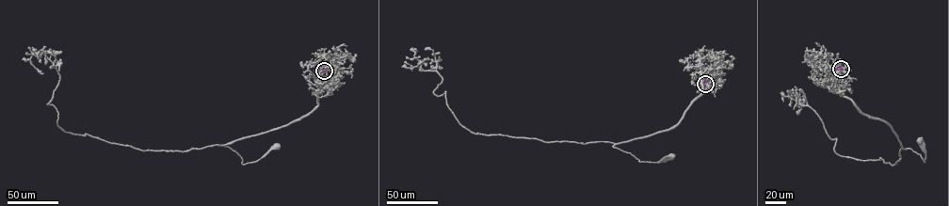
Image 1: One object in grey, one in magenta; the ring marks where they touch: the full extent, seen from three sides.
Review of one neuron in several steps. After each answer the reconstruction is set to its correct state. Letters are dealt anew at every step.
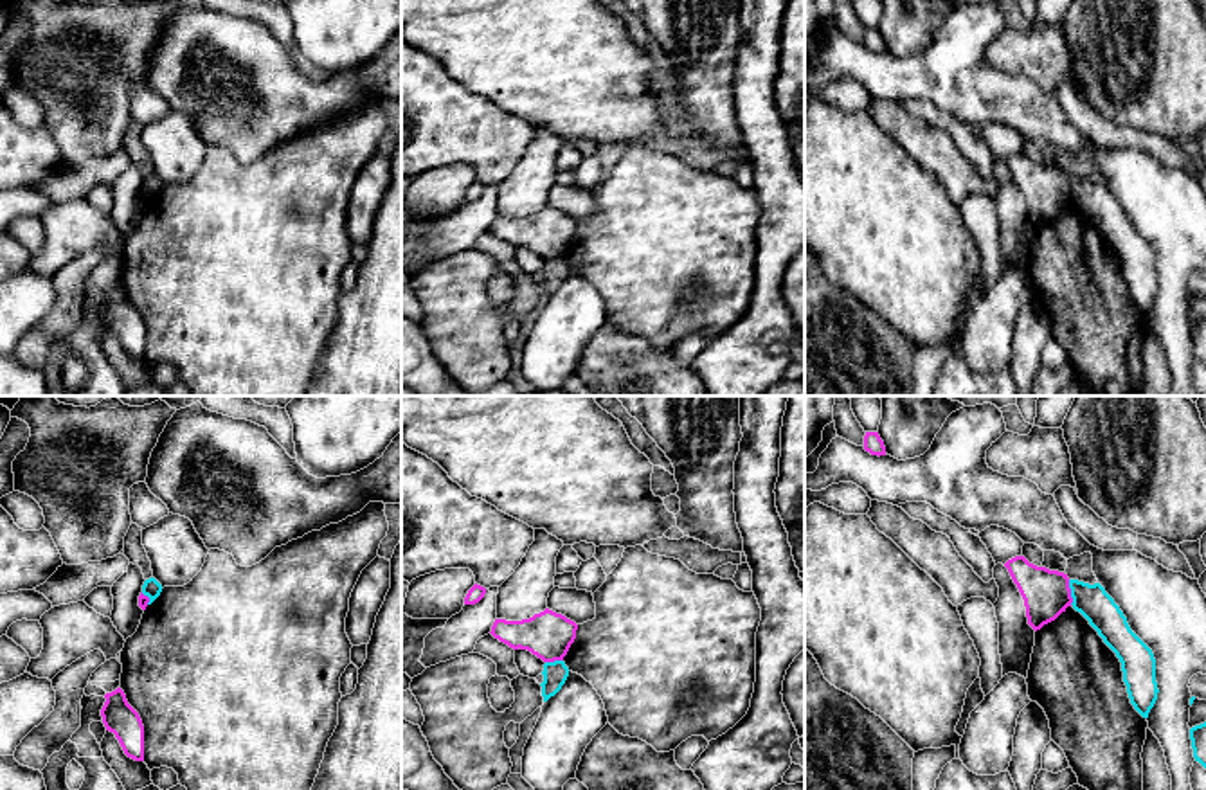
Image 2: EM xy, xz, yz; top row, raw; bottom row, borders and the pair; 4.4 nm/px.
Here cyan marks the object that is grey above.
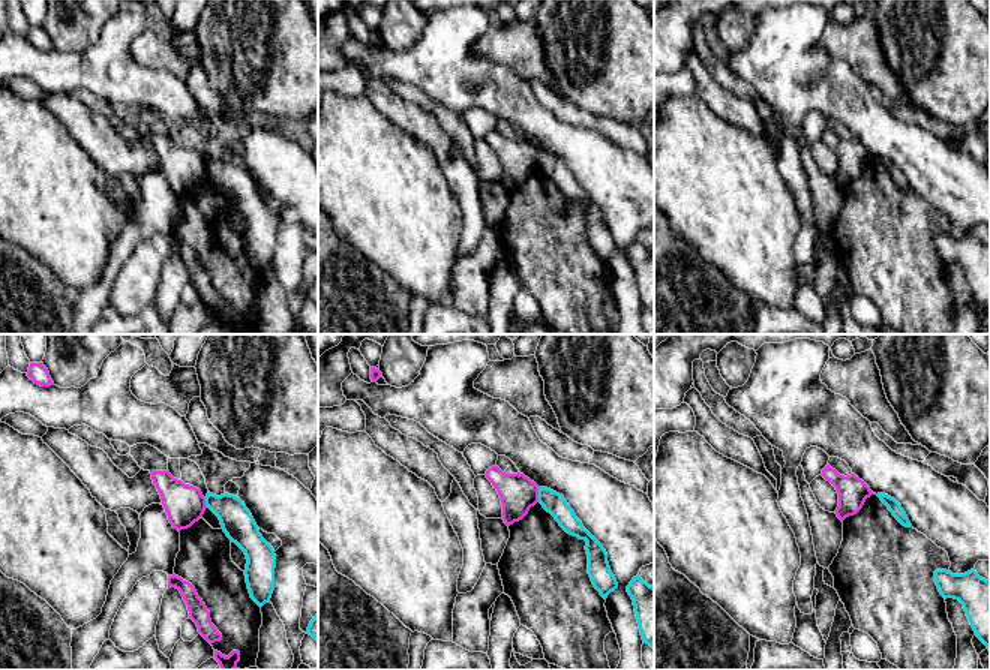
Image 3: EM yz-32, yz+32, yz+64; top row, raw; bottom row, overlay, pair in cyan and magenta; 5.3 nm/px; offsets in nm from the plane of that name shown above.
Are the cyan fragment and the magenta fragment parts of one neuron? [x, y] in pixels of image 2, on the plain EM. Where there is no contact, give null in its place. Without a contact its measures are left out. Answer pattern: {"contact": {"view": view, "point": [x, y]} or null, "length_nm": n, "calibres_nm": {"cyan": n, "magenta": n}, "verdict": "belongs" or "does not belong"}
{"contact": {"view": "yz", "point": [1071, 189]}, "length_nm": 110, "calibres_nm": {"cyan": 150, "magenta": 220}, "verdict": "does not belong"}

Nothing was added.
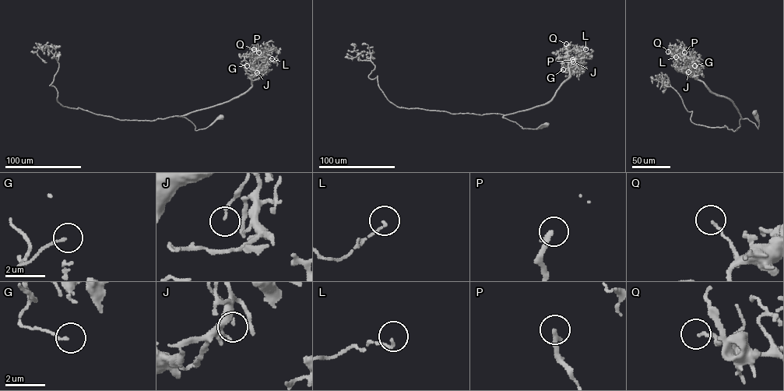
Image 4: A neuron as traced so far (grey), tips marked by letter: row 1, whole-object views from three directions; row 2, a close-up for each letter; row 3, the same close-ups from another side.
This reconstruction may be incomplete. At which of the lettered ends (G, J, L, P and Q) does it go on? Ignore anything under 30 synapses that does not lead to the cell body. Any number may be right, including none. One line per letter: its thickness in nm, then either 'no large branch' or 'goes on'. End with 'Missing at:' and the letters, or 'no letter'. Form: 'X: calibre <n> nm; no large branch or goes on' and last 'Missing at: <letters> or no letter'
G: calibre 120 nm; no large branch
J: calibre 130 nm; no large branch
L: calibre 120 nm; no large branch
P: calibre 220 nm; no large branch
Q: calibre 130 nm; no large branch
Missing at: no letter

